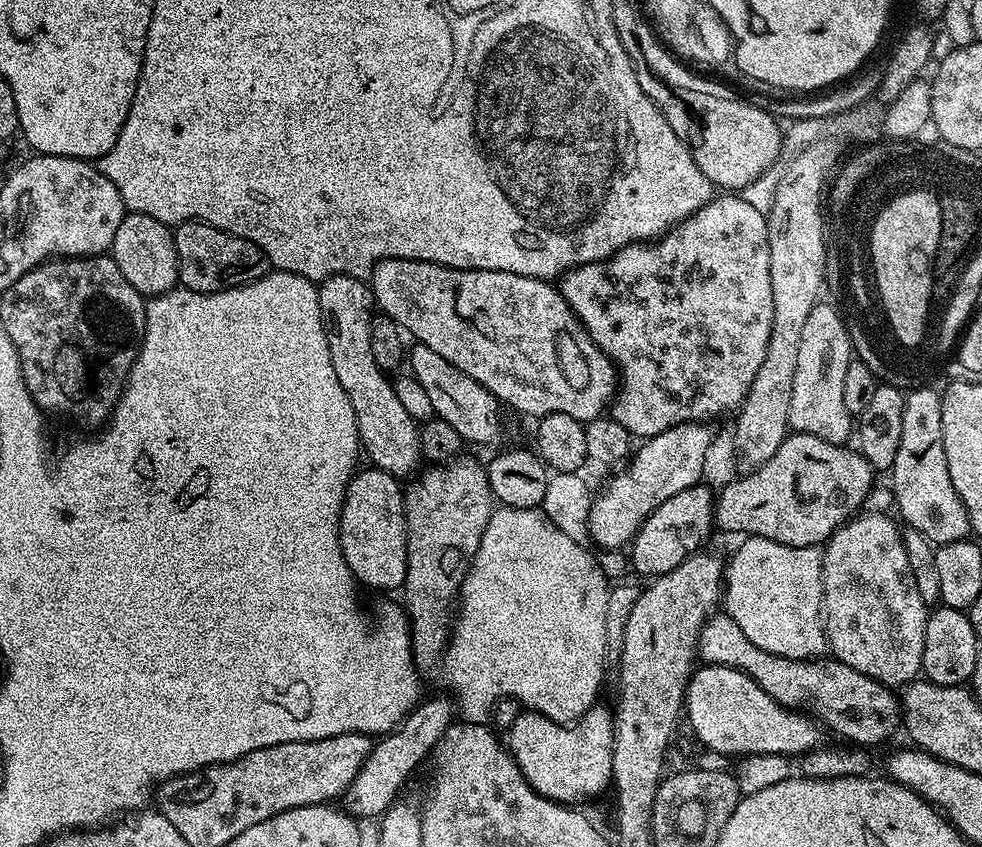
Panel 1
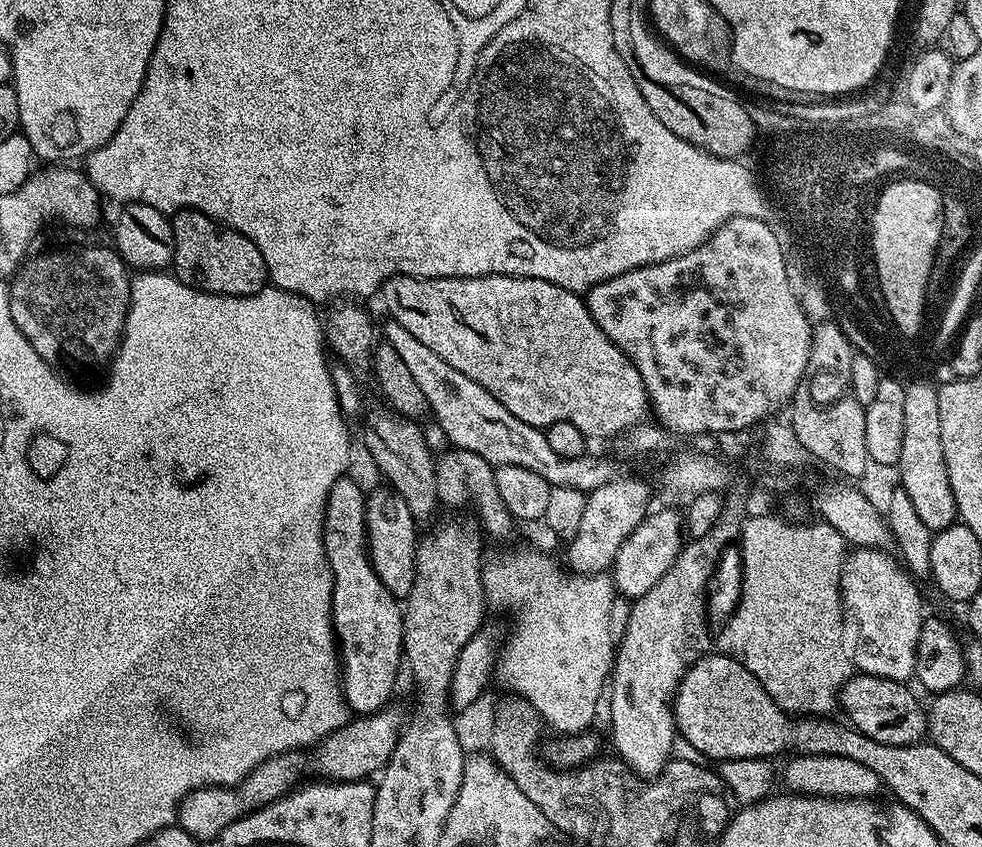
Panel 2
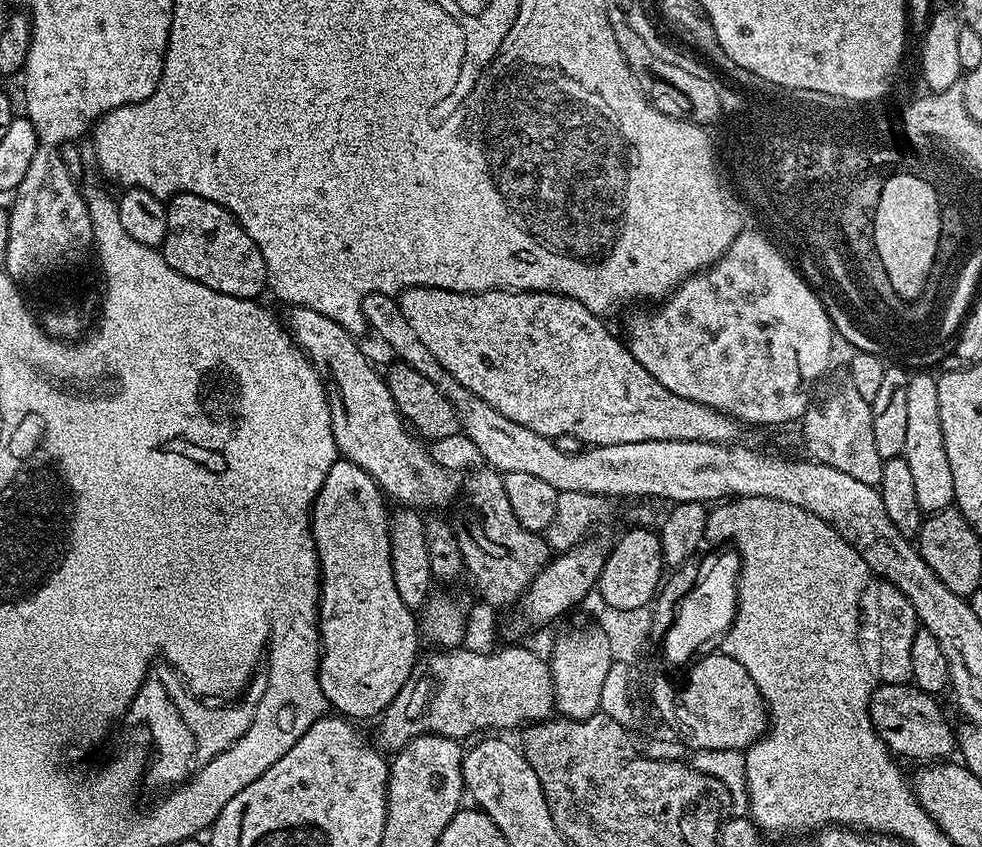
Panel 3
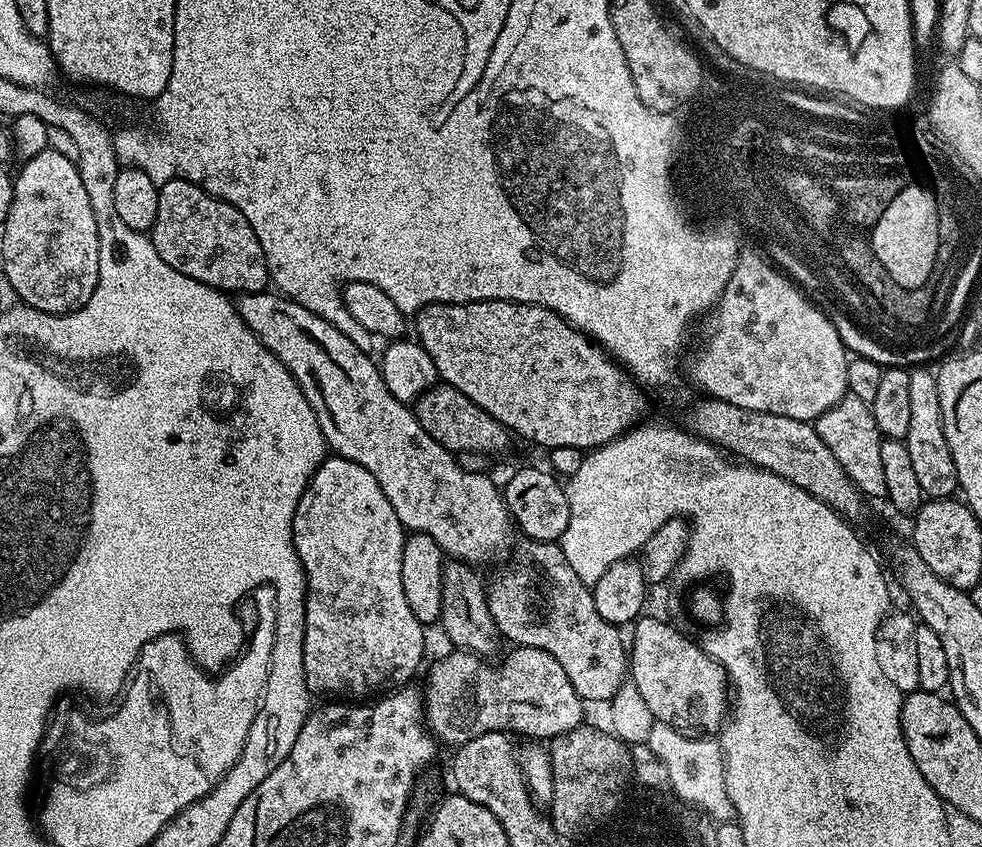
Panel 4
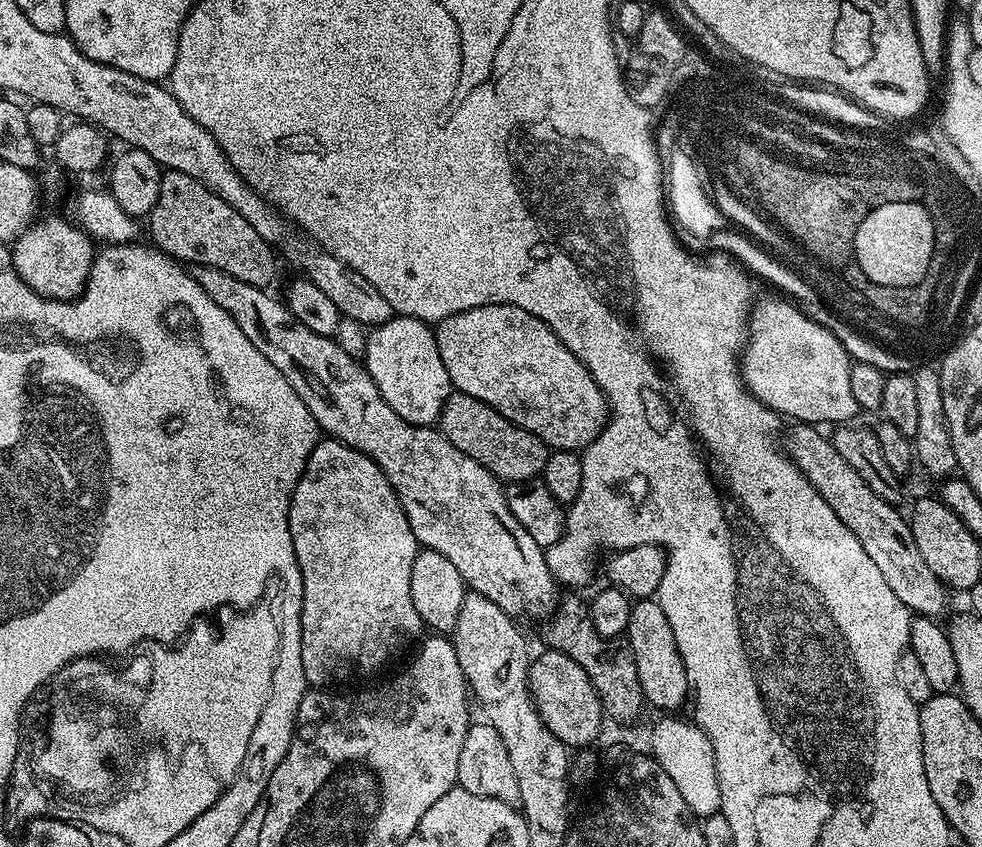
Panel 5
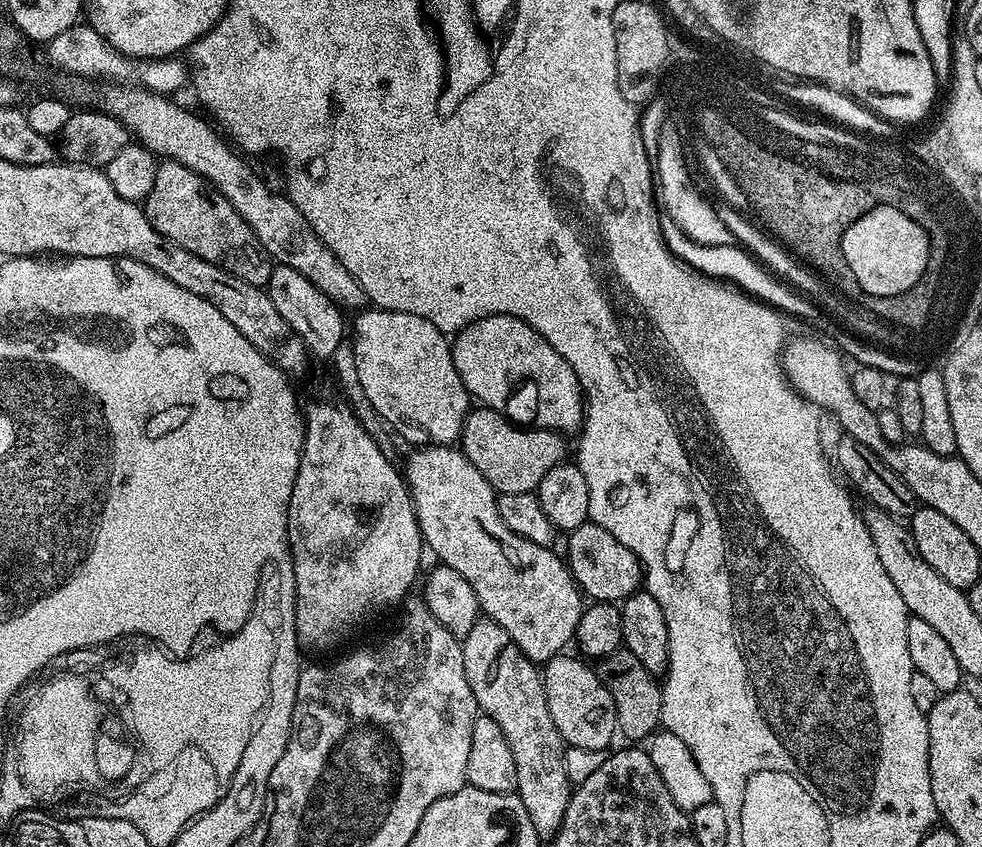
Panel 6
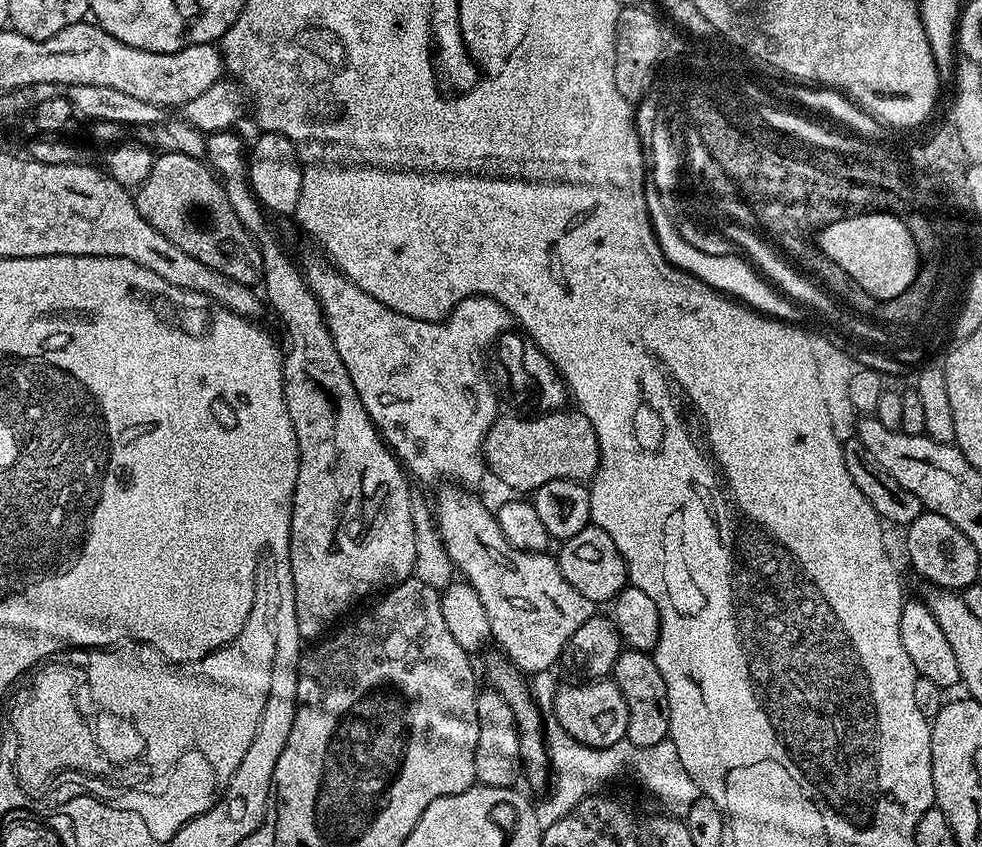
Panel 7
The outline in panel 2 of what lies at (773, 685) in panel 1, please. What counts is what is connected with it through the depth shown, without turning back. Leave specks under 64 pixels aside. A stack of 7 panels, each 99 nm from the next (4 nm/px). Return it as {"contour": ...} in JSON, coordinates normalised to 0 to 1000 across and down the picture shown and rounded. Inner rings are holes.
{"contour":[[[870,796],[859,806],[853,831],[864,844],[863,854],[890,876],[902,876],[906,881],[936,878],[945,869],[945,843],[942,832],[937,832],[936,824],[925,811],[914,803]]]}

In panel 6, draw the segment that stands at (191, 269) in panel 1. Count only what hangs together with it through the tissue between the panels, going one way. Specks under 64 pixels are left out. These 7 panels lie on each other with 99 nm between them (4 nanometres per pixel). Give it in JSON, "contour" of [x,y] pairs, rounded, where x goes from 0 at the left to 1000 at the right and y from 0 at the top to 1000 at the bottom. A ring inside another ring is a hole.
{"contour":[[[167,189],[159,200],[157,224],[153,224],[153,229],[145,237],[145,244],[153,267],[157,267],[157,272],[161,272],[165,281],[173,281],[173,286],[181,286],[185,295],[193,295],[193,300],[202,300],[202,305],[210,305],[210,309],[218,309],[218,314],[246,328],[246,333],[255,333],[264,340],[272,336],[279,315],[273,298],[265,289],[259,272],[255,272],[255,267],[245,257],[242,248],[238,248],[238,243],[230,238],[226,228],[198,201],[176,189]]]}

